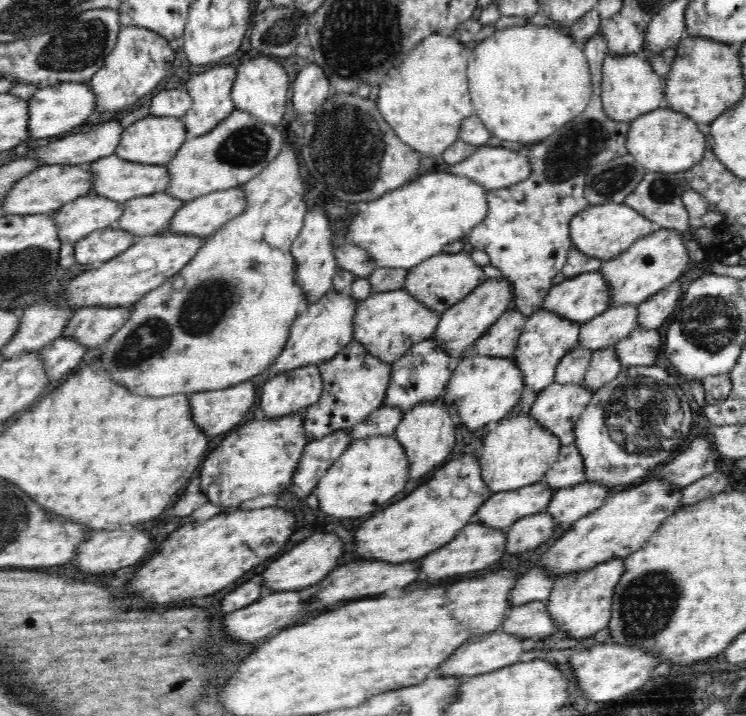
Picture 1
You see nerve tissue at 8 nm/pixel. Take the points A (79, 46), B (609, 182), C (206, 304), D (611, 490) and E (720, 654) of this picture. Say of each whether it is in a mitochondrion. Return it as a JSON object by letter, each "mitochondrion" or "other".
{"A":"mitochondrion","B":"mitochondrion","C":"mitochondrion","D":"other","E":"other"}

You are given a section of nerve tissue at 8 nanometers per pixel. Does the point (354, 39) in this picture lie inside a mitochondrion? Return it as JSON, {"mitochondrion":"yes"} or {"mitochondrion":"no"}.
{"mitochondrion":"yes"}

